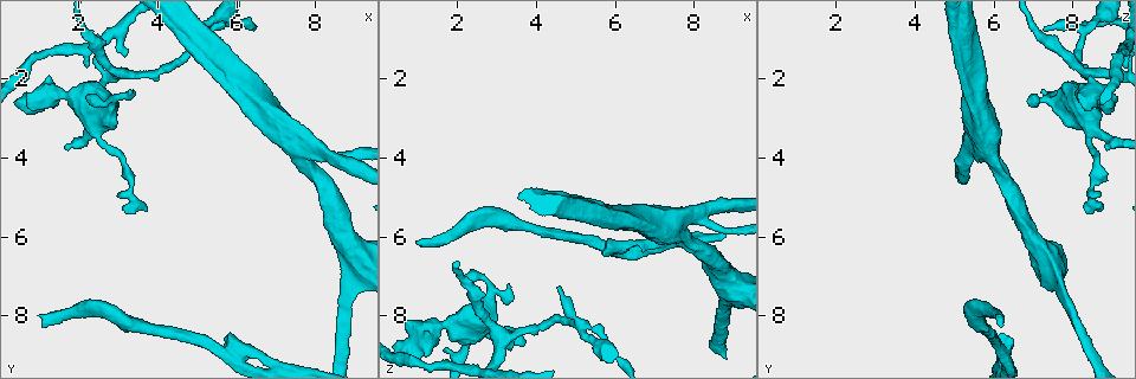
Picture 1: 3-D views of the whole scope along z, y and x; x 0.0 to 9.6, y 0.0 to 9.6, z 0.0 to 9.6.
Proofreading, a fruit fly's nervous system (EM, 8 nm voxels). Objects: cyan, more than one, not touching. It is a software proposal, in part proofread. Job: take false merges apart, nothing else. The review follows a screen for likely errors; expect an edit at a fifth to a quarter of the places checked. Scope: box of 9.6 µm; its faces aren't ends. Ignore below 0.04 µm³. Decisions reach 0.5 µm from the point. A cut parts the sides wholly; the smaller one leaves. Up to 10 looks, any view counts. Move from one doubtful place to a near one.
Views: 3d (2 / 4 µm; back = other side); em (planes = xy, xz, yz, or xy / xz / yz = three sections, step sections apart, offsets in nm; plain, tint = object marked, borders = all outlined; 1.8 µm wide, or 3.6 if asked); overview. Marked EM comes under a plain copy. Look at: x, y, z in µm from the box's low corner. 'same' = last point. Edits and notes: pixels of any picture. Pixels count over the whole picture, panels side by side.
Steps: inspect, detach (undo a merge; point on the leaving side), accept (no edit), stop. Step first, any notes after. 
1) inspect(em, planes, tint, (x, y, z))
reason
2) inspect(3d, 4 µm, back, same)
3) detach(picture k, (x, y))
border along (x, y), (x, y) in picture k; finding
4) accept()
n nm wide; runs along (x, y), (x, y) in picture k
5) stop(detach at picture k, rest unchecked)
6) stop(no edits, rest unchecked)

inspect(em, 3.6 µm, planes, tint, (5.85, 9.00, 6.25))

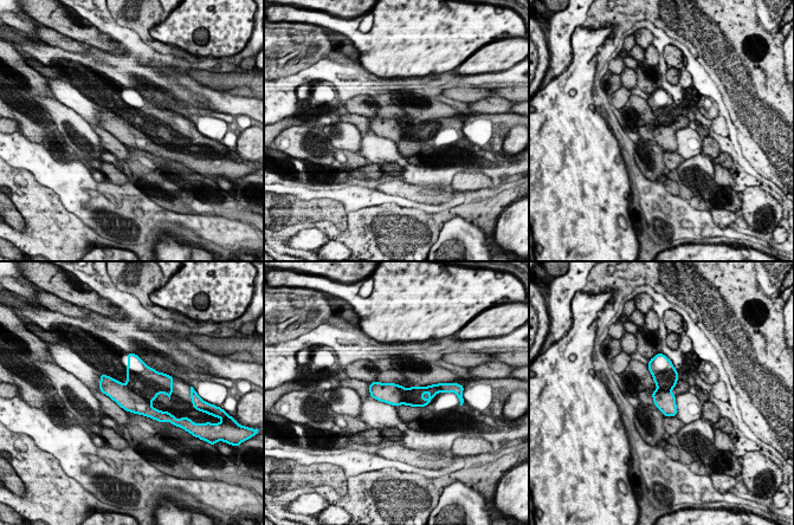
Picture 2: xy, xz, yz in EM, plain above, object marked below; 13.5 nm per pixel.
detach(picture 2, (144, 381))
border along (124, 384), (150, 402) in picture 2; two neurons meet here

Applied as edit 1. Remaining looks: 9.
inspect(overview)
see it whole again

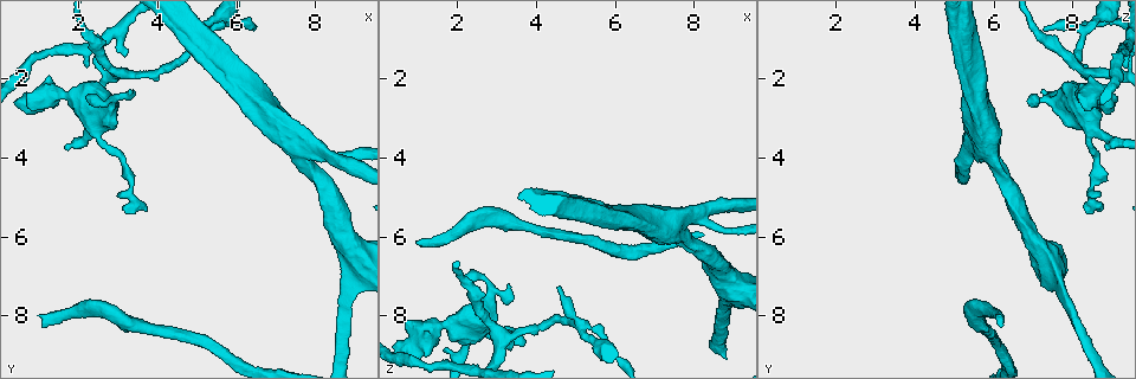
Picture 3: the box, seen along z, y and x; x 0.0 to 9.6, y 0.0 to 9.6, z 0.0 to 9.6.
inspect(3d, 4 µm, (7.55, 3.85, 5.95))
four-way junction

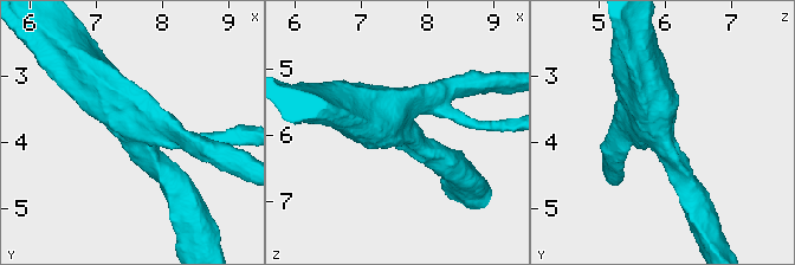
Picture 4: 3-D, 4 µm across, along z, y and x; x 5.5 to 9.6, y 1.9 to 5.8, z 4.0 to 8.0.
inspect(em, 3.6 µm, yz, step 16, tint, (7.60, 3.85, 5.85))

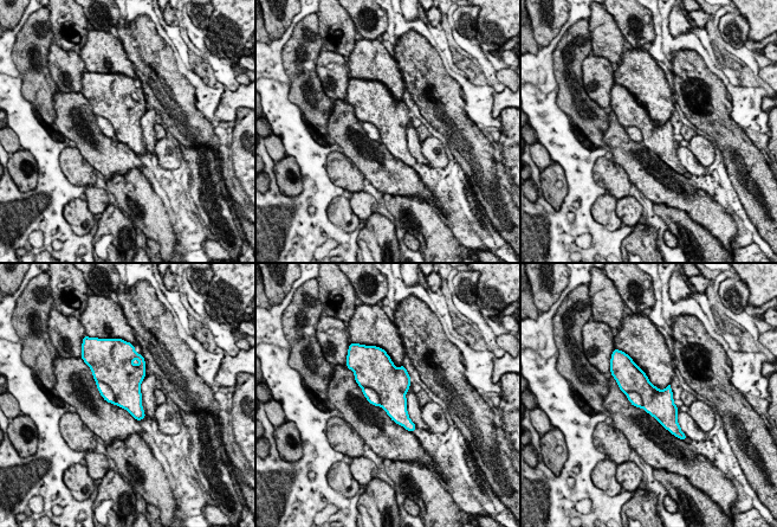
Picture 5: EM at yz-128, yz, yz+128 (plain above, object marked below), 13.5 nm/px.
detach(picture 5, (103, 389))
border along (96, 379), (109, 386), (117, 404) in picture 5; a second neuron is stuck on

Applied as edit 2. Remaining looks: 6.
inspect(em, planes, tint, (5.20, 0.70, 8.40))
sudden change in width

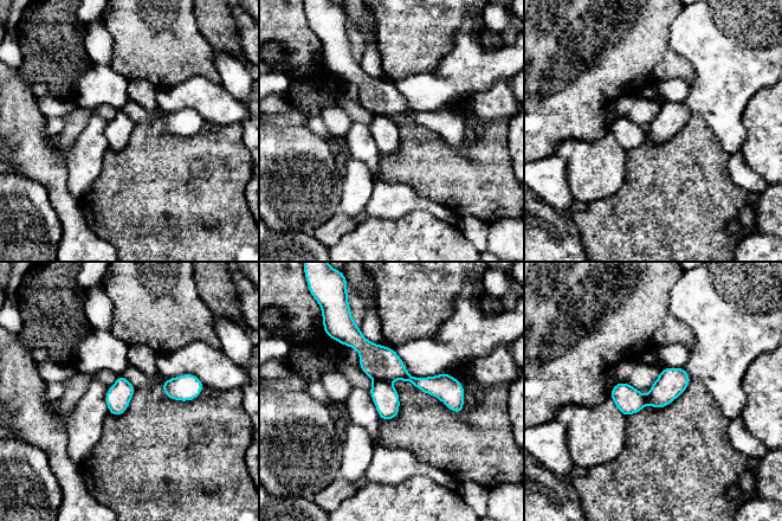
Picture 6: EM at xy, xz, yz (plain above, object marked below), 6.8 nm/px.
detach(picture 6, (377, 361))
170 nm wide; a second neuron is stuck on

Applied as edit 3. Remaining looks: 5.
inspect(3d, 2 µm, back, (3.30, 4.75, 8.45))
narrows sharply

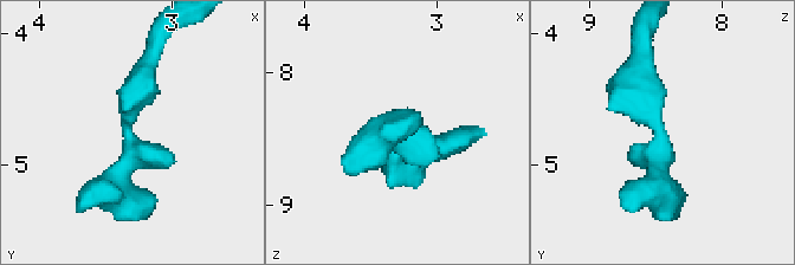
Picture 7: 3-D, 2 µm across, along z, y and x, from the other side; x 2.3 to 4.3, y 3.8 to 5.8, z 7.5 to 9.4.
inspect(em, planes, tint, (3.28, 4.84, 8.46))

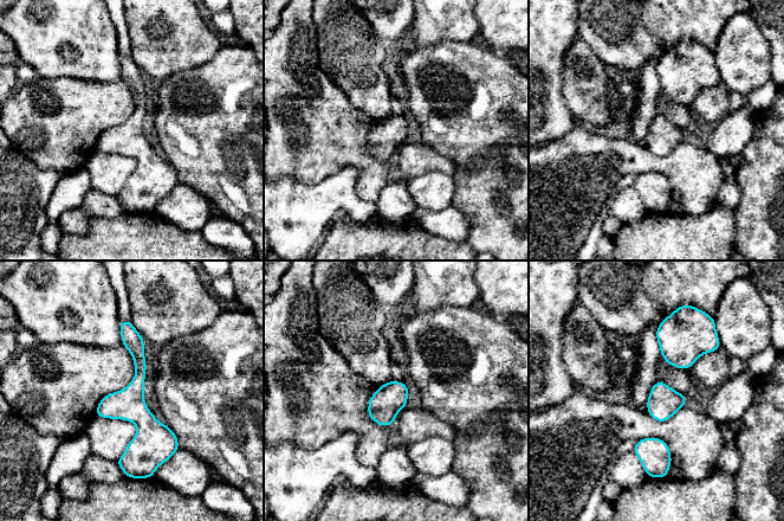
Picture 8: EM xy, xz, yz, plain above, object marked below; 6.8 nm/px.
accept()
continuous, no second neuron

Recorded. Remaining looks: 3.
stop(detach at picture 2, detach at picture 5, detach at picture 6, rest unchecked)

